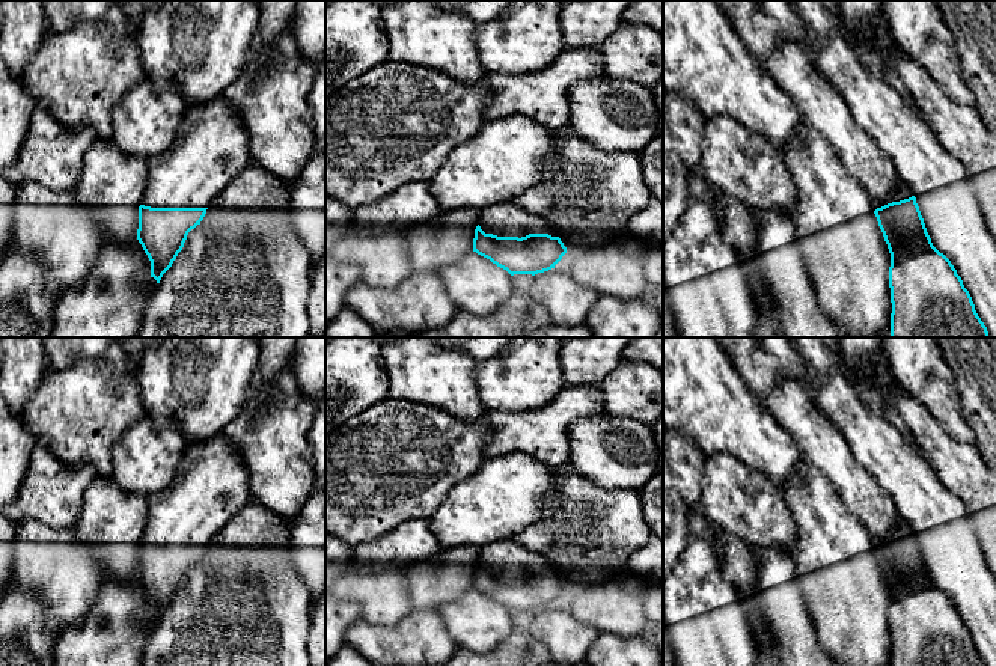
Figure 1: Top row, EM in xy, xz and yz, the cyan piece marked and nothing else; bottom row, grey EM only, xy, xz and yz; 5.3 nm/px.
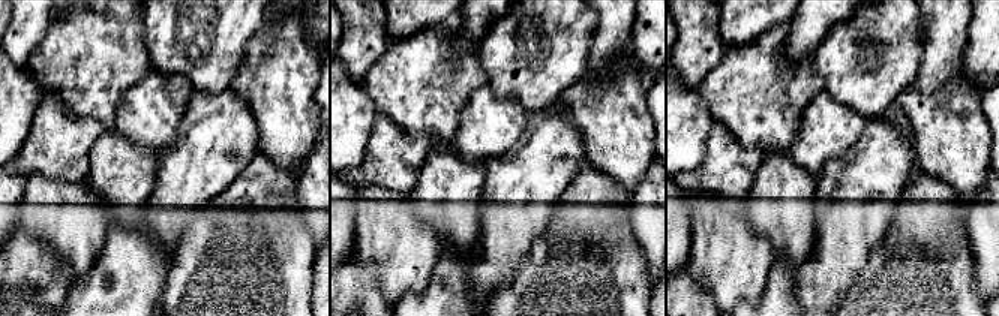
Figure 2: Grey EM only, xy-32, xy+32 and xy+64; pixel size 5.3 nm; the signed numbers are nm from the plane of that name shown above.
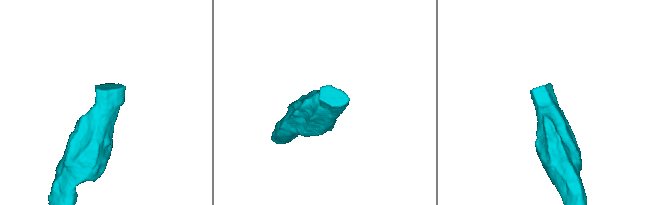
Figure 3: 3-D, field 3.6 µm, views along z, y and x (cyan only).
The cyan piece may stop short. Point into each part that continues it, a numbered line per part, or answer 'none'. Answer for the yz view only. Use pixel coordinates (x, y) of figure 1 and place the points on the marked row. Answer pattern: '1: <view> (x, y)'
1: yz (901, 192)

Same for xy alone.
1: xy (211, 148)

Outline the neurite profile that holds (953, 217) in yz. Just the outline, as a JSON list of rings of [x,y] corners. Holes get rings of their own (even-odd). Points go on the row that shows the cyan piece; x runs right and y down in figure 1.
[[[823,0],[790,3],[808,26],[815,69],[841,93],[854,121],[891,160],[898,179],[912,190],[933,246],[951,261],[988,336],[996,338],[996,238],[981,212],[966,169],[939,143],[915,108],[859,60]]]

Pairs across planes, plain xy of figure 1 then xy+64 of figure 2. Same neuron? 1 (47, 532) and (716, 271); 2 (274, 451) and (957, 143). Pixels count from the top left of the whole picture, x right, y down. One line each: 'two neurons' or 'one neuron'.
1: one neuron
2: one neuron

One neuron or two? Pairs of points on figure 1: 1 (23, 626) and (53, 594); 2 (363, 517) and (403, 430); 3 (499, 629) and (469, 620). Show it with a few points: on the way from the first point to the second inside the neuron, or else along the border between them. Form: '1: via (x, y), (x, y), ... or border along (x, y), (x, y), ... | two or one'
1: border along (17, 582), (41, 601), (42, 618), (58, 635) | two
2: via (363, 496), (363, 485), (398, 451) | one
3: via (491, 624), (476, 623) | one

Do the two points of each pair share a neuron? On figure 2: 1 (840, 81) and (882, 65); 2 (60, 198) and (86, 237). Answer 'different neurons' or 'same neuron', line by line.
1: same neuron
2: same neuron

